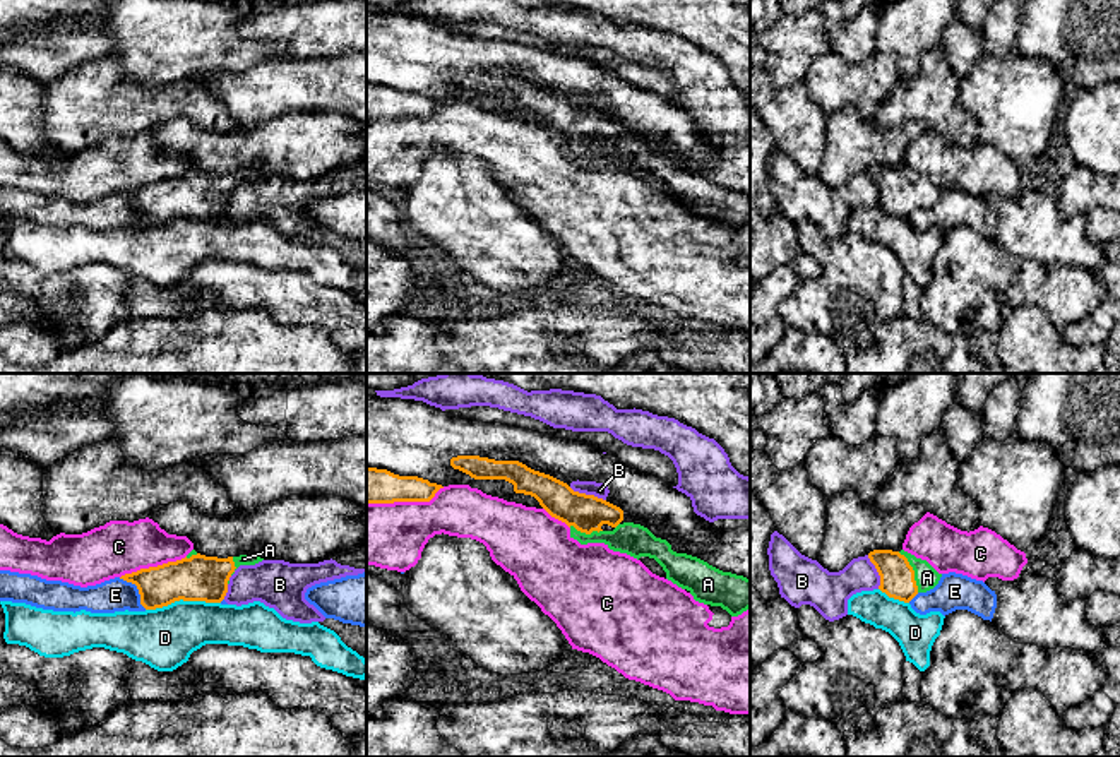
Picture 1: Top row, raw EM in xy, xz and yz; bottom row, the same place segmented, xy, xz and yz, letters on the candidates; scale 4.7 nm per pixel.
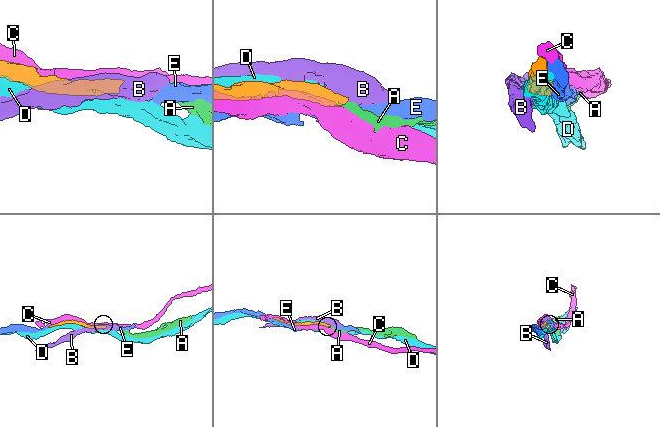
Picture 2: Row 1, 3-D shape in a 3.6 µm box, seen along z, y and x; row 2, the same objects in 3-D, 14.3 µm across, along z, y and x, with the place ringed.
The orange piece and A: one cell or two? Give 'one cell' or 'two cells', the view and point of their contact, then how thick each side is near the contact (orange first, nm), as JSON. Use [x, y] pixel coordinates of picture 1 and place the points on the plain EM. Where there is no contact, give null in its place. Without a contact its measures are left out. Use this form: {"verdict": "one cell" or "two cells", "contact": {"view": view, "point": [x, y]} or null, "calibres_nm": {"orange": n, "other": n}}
{"verdict": "one cell", "contact": {"view": "yz", "point": [913, 187]}, "calibres_nm": {"orange": 160, "other": 110}}

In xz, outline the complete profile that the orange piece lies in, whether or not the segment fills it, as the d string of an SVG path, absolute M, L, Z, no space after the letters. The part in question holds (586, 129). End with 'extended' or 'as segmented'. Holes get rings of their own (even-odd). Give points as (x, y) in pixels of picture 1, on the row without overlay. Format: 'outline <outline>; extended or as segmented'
outline M457 72L450 82L474 96L505 96L515 110L534 113L555 135L570 144L581 161L605 159L610 166L634 175L654 175L666 195L687 206L695 218L721 223L731 233L750 224L750 195L723 188L707 178L671 166L666 156L647 144L623 137L623 127L603 115L574 108L567 99L534 87L519 77L495 77L480 72Z; extended

